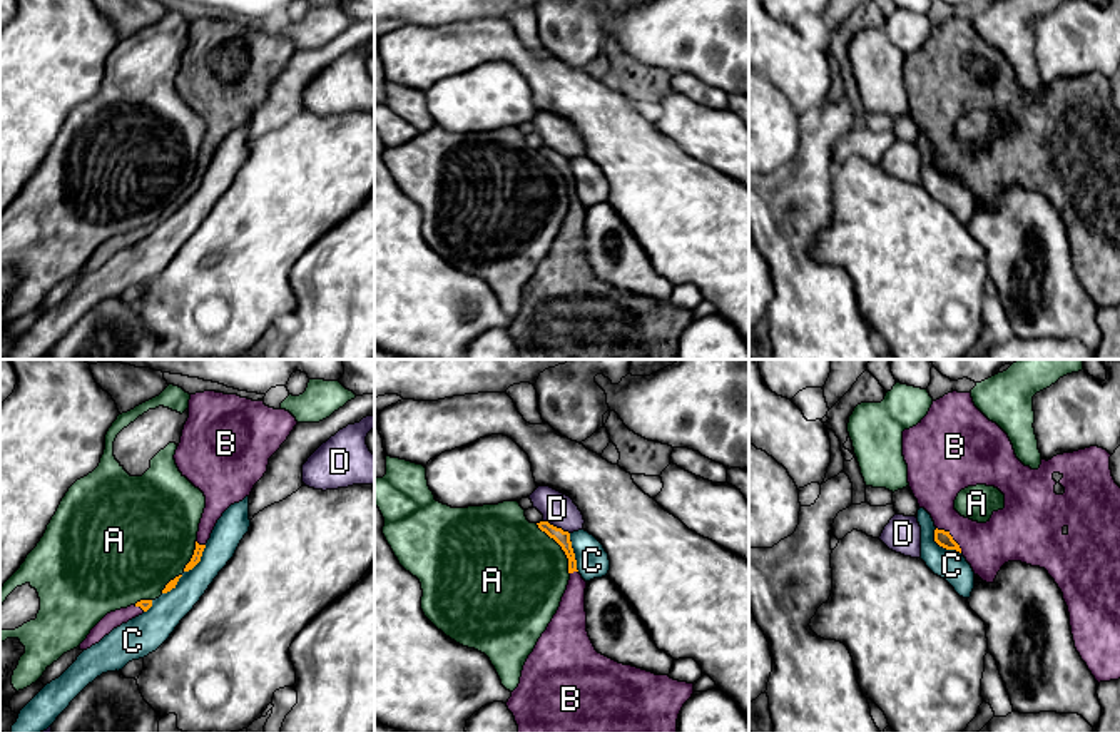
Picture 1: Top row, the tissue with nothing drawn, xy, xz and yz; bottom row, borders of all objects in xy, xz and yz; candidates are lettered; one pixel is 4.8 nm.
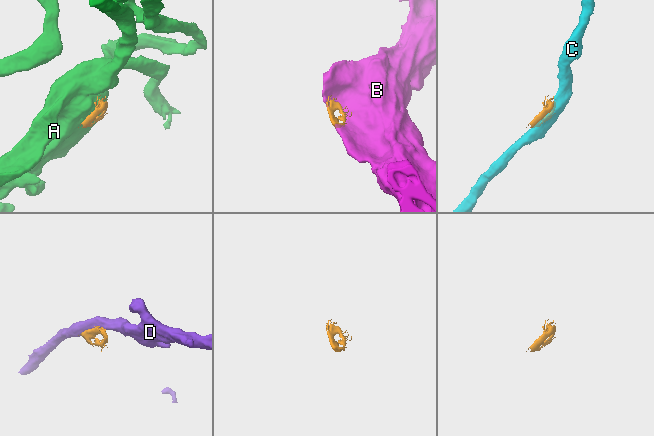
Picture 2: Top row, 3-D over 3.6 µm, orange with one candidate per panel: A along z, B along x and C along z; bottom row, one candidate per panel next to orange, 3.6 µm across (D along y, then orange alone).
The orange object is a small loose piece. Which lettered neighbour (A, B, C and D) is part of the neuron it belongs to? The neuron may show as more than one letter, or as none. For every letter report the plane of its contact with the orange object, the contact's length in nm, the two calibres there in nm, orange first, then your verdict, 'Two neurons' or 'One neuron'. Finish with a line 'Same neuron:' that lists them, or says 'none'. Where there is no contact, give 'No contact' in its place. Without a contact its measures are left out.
A: Touches orange in xz. Shared border 300 nm. Thickness 70 nm (orange) against 480 nm. Two neurons
B: Touches orange in yz. Shared border 180 nm. Thickness 80 nm (orange) against 240 nm. One neuron
C: Touches orange in yz. Shared border 180 nm. Thickness 80 nm (orange) against 150 nm. Two neurons
D: Touches orange in xz. Shared border 140 nm. Thickness 70 nm (orange) against 160 nm. Two neurons
Same neuron: B

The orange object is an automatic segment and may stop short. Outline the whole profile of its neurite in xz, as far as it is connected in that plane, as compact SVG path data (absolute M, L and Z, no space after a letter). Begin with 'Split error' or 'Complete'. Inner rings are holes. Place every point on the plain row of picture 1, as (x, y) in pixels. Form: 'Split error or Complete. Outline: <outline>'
Split error. Outline: M537 149L568 184L570 206L560 232L528 281L518 313L507 328L518 359L677 359L677 344L694 309L619 289L598 279L587 257L587 207L577 196L570 159Z

